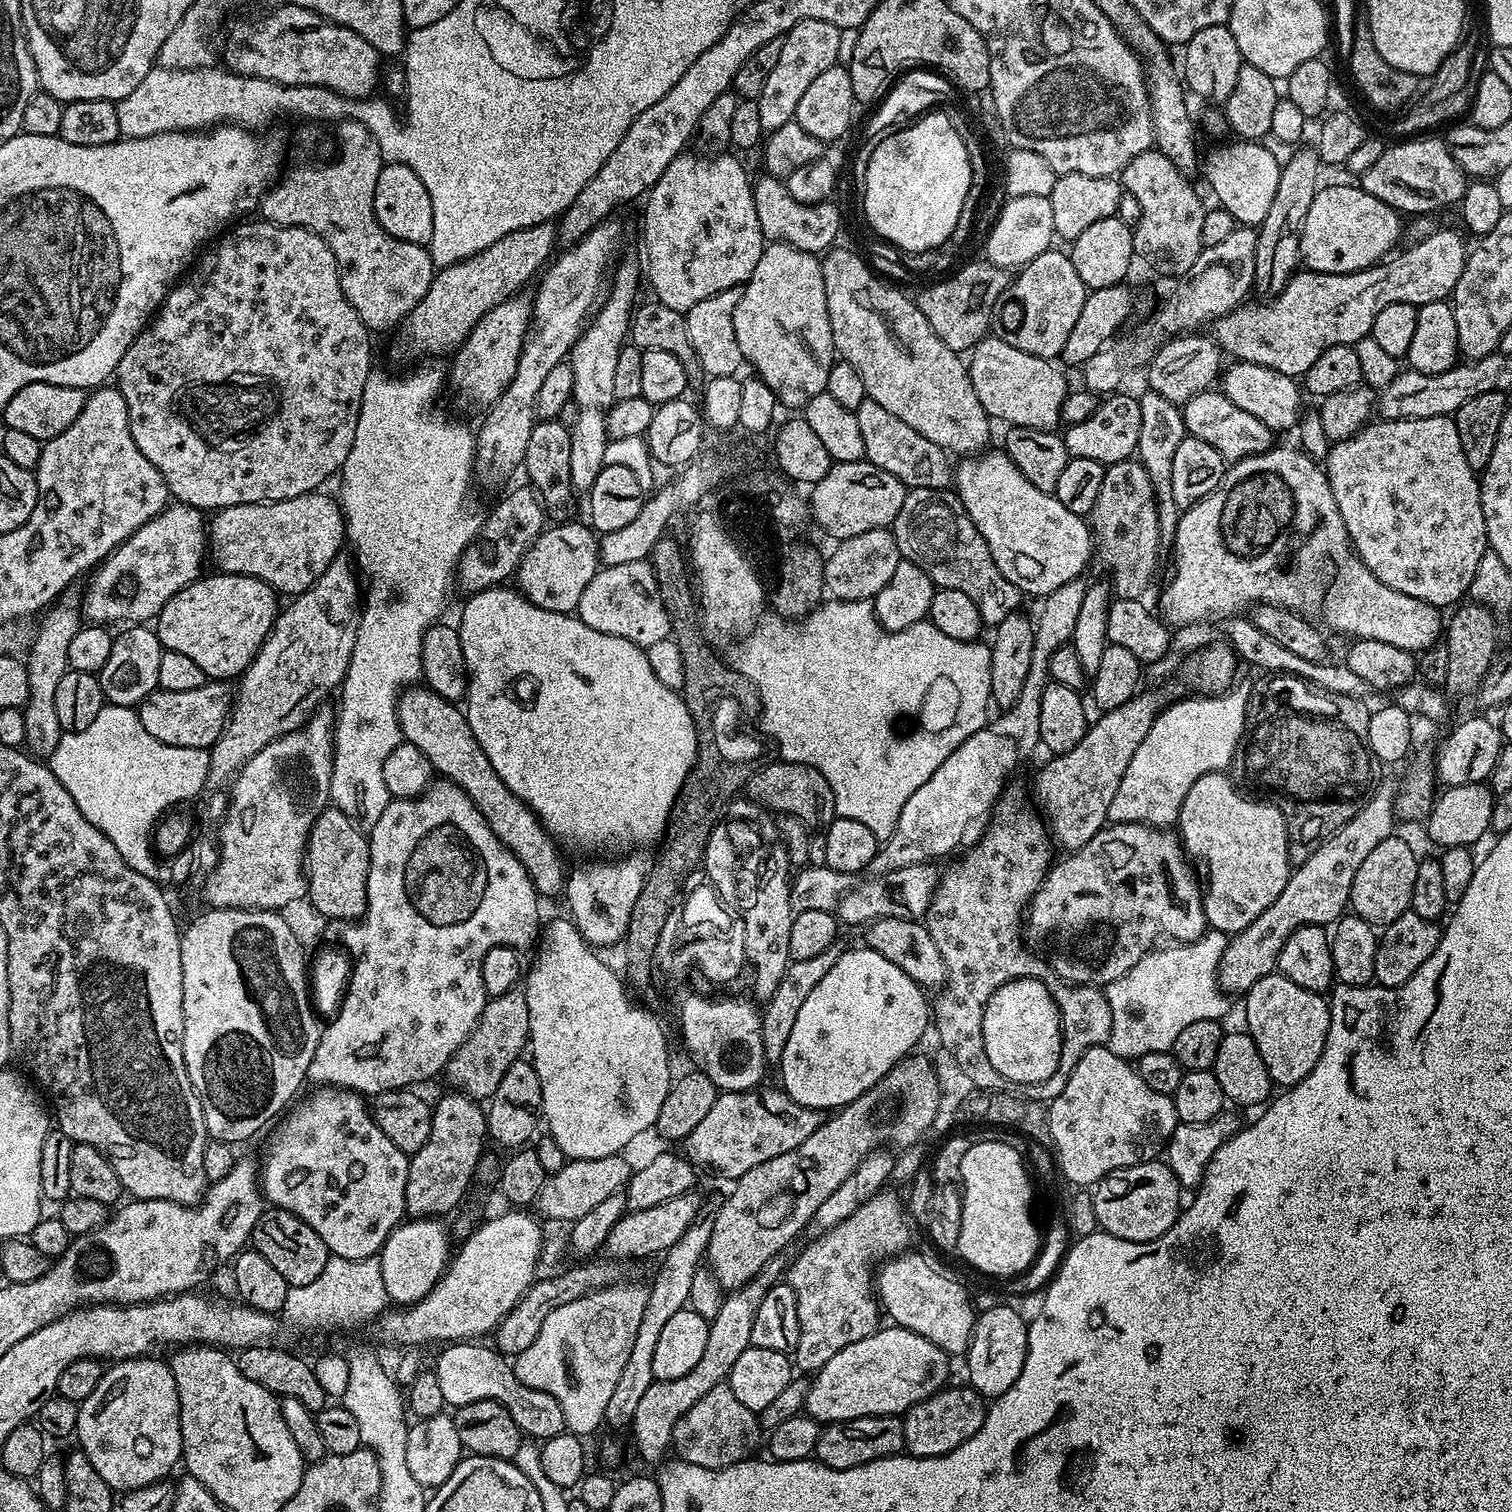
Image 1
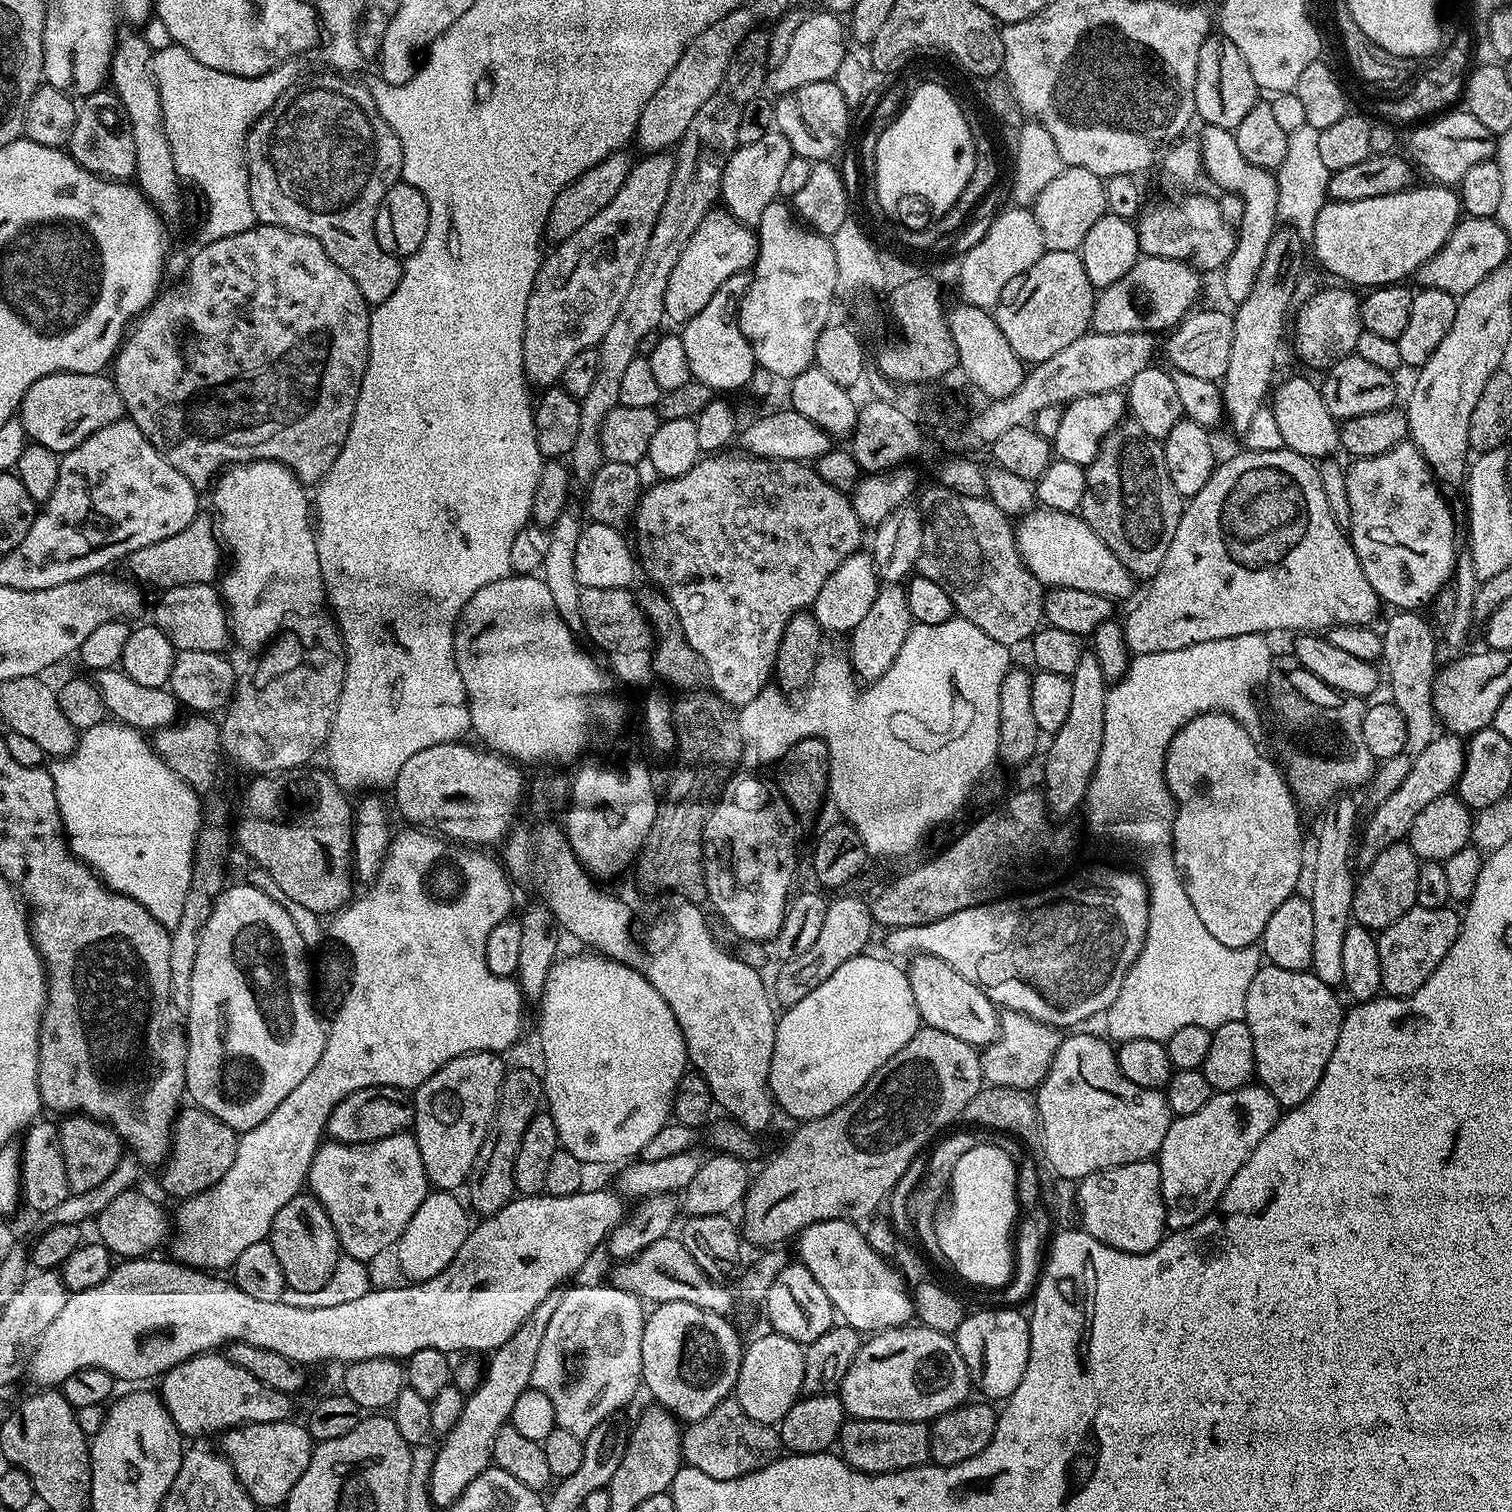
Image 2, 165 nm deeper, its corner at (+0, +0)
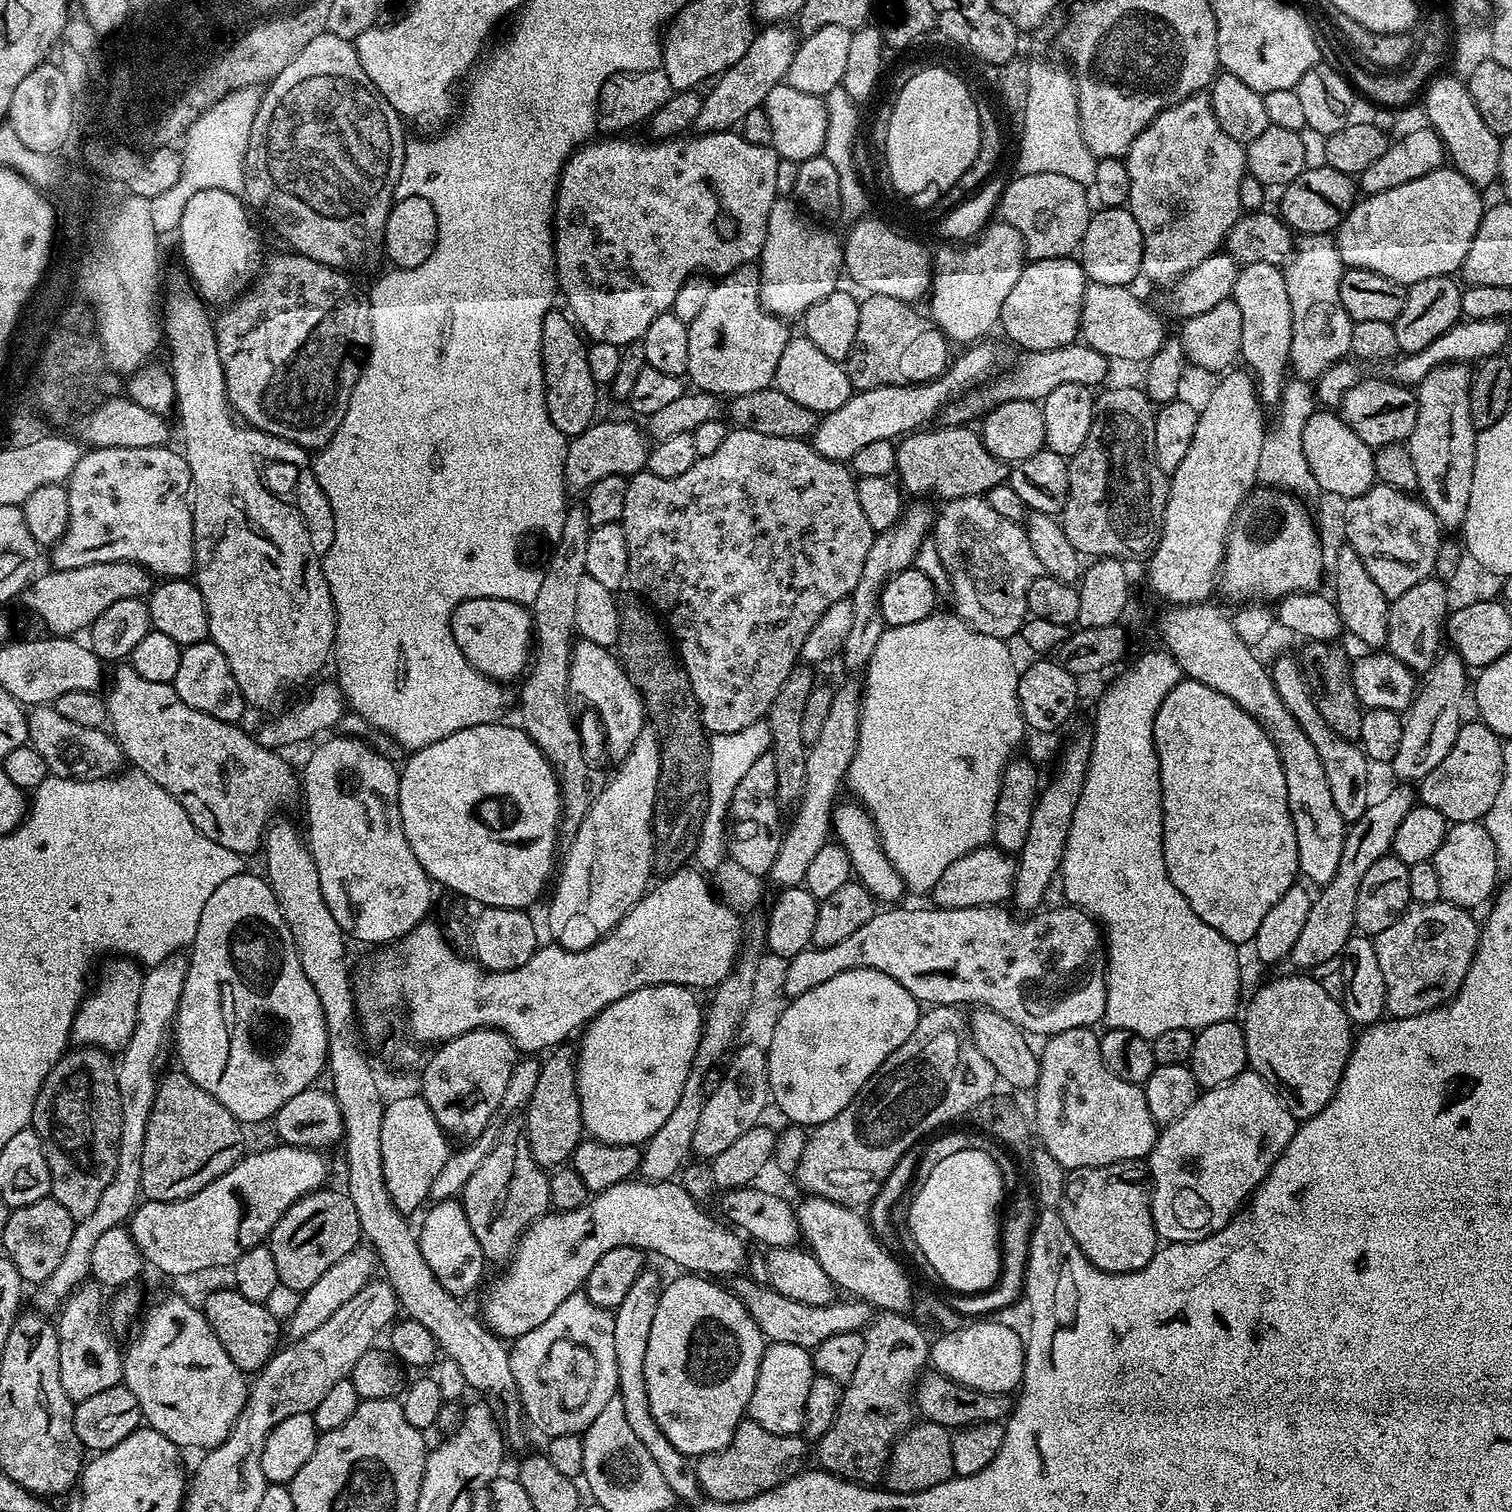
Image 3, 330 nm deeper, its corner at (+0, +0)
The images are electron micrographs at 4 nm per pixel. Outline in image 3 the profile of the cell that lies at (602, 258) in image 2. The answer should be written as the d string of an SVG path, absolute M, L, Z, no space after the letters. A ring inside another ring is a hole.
M782 24L767 25L762 30L753 37L746 54L721 73L710 86L713 86L710 92L701 99L698 117L692 125L697 133L724 132L737 127L740 120L750 110L761 107L770 90L787 77L796 53L797 33Z

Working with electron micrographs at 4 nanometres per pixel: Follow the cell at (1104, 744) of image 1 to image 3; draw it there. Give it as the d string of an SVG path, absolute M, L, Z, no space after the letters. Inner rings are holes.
M985 846L952 862L938 878L930 896L936 899L933 901L938 908L987 908L1003 905L1015 887L1016 860L1001 848Z

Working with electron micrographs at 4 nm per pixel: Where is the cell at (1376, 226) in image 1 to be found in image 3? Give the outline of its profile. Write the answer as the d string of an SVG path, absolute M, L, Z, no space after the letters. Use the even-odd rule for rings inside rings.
M1441 166L1422 178L1414 178L1414 182L1406 182L1406 186L1394 186L1394 190L1382 190L1382 194L1357 199L1334 233L1343 267L1370 270L1405 286L1426 278L1459 273L1484 217L1486 200L1480 196L1483 196L1481 189L1473 186L1463 174L1451 166Z

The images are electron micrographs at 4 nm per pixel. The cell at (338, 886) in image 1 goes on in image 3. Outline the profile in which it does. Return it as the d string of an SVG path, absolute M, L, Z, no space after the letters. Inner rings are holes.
M131 663L119 665L116 673L111 673L107 685L108 724L111 735L124 753L124 759L137 772L145 772L194 822L194 826L210 842L218 842L218 846L226 846L226 850L234 850L239 856L251 857L251 852L259 853L266 831L266 825L273 819L272 811L288 804L298 796L298 776L283 760L279 751L263 748L257 743L255 735L240 729L239 723L227 724L218 718L210 718L210 714L202 714L202 710L194 710L178 698L171 684L150 682L142 678L132 669Z

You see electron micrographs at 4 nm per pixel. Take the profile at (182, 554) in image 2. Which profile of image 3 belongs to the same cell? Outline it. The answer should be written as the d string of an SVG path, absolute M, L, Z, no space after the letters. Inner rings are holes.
M134 560L94 562L90 566L78 566L74 570L58 568L47 571L41 571L29 583L22 593L22 601L48 627L49 633L58 636L71 637L83 633L92 627L98 614L114 606L114 602L122 598L147 597L154 587L153 573Z

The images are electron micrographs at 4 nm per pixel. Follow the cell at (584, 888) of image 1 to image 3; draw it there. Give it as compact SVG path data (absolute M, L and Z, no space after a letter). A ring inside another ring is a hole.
M577 639L573 643L568 671L568 694L573 701L581 700L582 703L589 704L600 715L600 724L605 732L604 744L613 756L613 761L619 762L626 754L630 754L634 738L638 738L638 734L646 726L646 709L644 699L634 682L630 682L624 665L609 649L589 640Z

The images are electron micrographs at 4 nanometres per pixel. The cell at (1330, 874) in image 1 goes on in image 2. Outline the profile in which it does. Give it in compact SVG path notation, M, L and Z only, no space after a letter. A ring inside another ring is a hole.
M1396 610L1391 613L1388 625L1382 628L1384 638L1383 667L1386 669L1386 688L1392 691L1391 703L1402 710L1402 718L1406 718L1406 743L1399 754L1383 761L1375 769L1370 780L1373 801L1384 800L1402 784L1406 774L1410 774L1410 766L1414 766L1414 758L1430 746L1430 742L1438 734L1438 717L1432 705L1432 682L1438 671L1438 636L1432 633L1433 625L1420 617L1416 610Z

